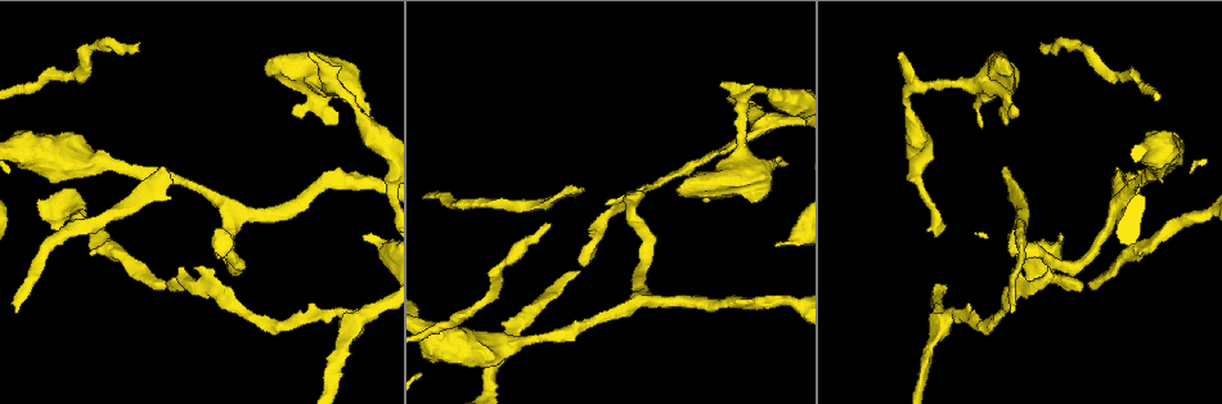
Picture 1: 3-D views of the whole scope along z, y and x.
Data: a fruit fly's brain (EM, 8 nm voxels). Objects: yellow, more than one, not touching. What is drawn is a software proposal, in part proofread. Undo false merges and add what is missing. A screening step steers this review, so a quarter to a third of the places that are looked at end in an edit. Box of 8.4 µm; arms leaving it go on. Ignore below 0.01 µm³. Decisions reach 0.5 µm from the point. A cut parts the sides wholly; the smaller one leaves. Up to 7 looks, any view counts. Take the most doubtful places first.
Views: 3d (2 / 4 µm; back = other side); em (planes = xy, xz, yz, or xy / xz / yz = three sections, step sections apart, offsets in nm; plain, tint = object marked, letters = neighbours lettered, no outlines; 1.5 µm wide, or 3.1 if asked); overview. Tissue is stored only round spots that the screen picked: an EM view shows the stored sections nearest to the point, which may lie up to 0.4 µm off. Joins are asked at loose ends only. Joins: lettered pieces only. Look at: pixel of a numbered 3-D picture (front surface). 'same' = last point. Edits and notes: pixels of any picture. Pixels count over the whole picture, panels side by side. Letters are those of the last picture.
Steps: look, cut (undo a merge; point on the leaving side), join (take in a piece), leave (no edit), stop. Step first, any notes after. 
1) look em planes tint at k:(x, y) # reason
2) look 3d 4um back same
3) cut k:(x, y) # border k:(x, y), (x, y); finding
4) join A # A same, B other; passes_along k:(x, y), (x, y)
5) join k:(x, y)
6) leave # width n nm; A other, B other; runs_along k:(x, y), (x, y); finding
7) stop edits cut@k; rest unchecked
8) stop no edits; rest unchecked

look em planes letters at 1:(425, 195) # thin end

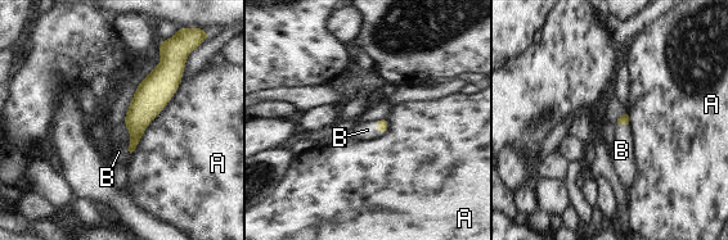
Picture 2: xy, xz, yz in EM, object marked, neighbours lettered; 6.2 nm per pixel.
join B # A other, B same; passes_along 2:(382, 125), (377, 128), (367, 130); the cell continues

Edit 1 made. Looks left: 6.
look overview

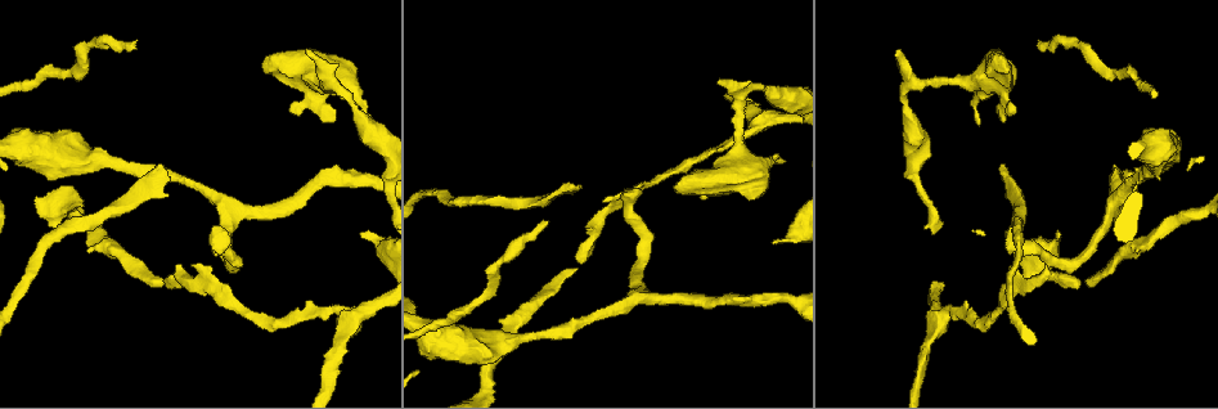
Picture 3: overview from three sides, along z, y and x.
look em yz step 4 letters at 3:(577, 187) # branch stops here

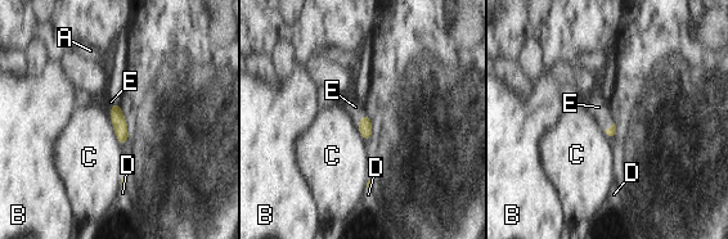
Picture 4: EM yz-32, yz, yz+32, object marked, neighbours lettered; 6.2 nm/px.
join E # A other, B other, C other, D other, E same; passes_along 4:(365, 123), (363, 117), (355, 107); it goes on there

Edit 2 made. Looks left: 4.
look overview

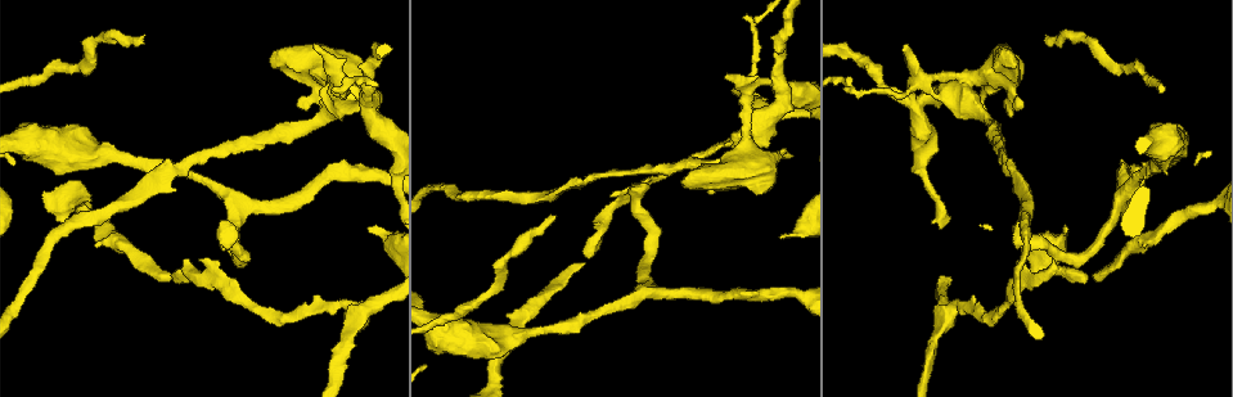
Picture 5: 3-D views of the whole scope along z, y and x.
look 3d 4um at 5:(905, 44) # free end

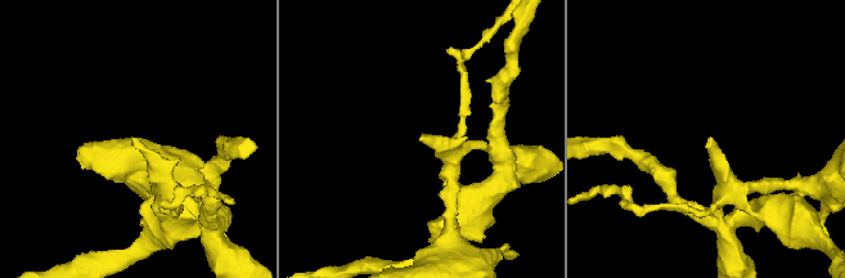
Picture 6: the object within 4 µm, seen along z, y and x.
look em planes letters at 6:(709, 139)

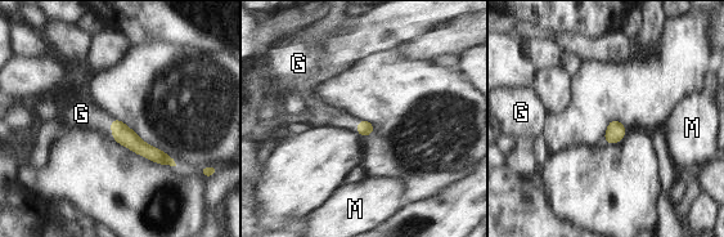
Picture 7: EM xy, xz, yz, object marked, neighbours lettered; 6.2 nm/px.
join G # G same, M other; the cell continues

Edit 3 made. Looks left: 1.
stop edits join@2, join@4, join@7; rest unchecked

